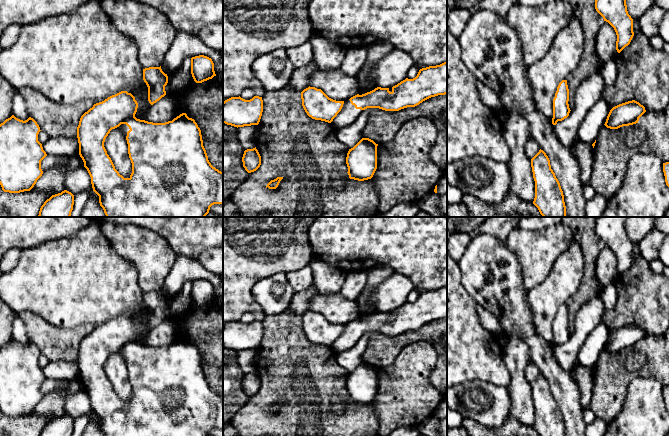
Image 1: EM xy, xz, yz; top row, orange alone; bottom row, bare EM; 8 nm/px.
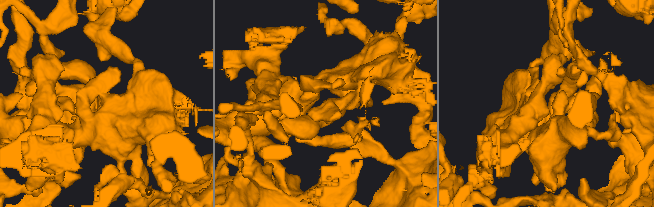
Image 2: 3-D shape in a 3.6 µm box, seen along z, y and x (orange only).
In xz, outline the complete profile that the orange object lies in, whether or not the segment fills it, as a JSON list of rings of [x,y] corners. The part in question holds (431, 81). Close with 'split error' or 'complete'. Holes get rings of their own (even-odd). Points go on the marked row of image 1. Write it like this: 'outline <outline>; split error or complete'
outline [[[447,62],[419,70],[413,79],[406,78],[389,88],[377,87],[346,101],[329,98],[321,89],[308,87],[301,92],[302,106],[309,117],[331,123],[336,130],[357,121],[367,108],[399,111],[423,101],[447,94]]]; split error

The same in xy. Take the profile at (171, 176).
outline [[[121,91],[85,112],[77,127],[79,155],[99,196],[106,217],[205,217],[214,204],[223,204],[223,172],[211,165],[203,146],[201,130],[194,119],[182,113],[172,121],[153,123],[135,117],[138,103],[127,91]],[[119,128],[127,140],[132,173],[124,178],[115,169],[104,142],[112,129]]]; split error

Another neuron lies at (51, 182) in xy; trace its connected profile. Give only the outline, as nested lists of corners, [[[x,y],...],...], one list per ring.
[[[79,154],[71,156],[64,166],[55,167],[44,172],[32,189],[40,193],[46,193],[47,200],[52,195],[61,193],[65,190],[64,179],[69,170],[75,170],[82,166],[84,166],[84,162]]]

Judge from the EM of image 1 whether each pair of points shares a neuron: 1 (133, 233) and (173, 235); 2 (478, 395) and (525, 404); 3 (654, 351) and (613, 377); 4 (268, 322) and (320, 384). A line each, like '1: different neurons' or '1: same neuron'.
1: different neurons
2: different neurons
3: same neuron
4: same neuron

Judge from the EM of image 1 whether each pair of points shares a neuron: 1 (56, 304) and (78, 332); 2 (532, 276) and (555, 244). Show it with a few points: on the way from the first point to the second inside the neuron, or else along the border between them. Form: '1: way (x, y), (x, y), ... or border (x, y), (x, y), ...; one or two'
1: border (93, 326), (78, 325), (65, 329); two
2: way (535, 268), (536, 263), (547, 252); one

